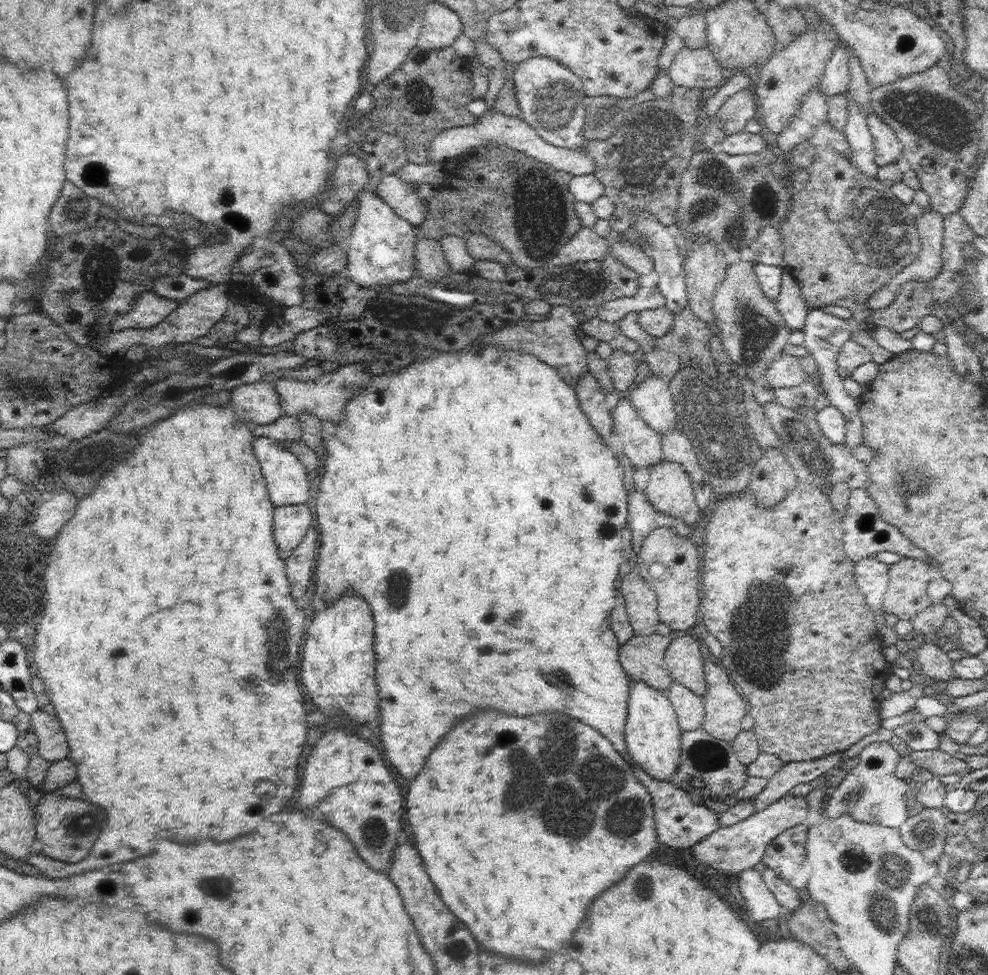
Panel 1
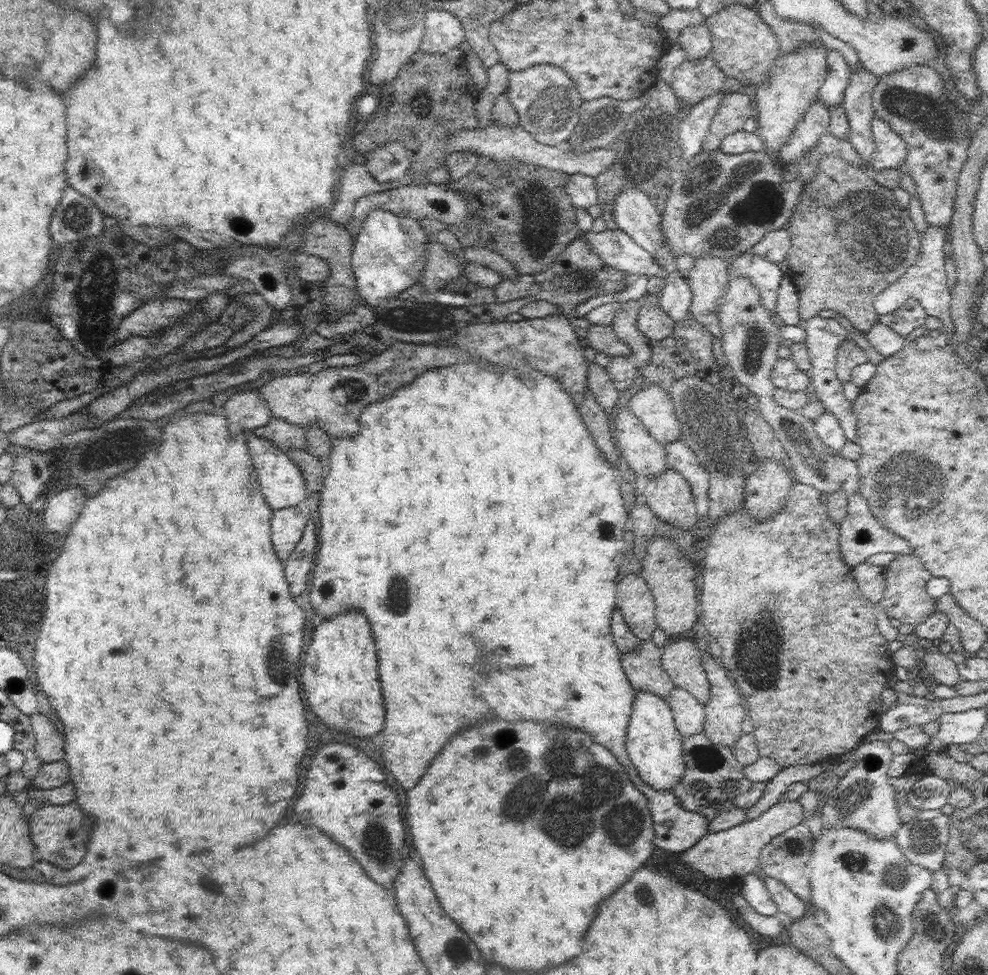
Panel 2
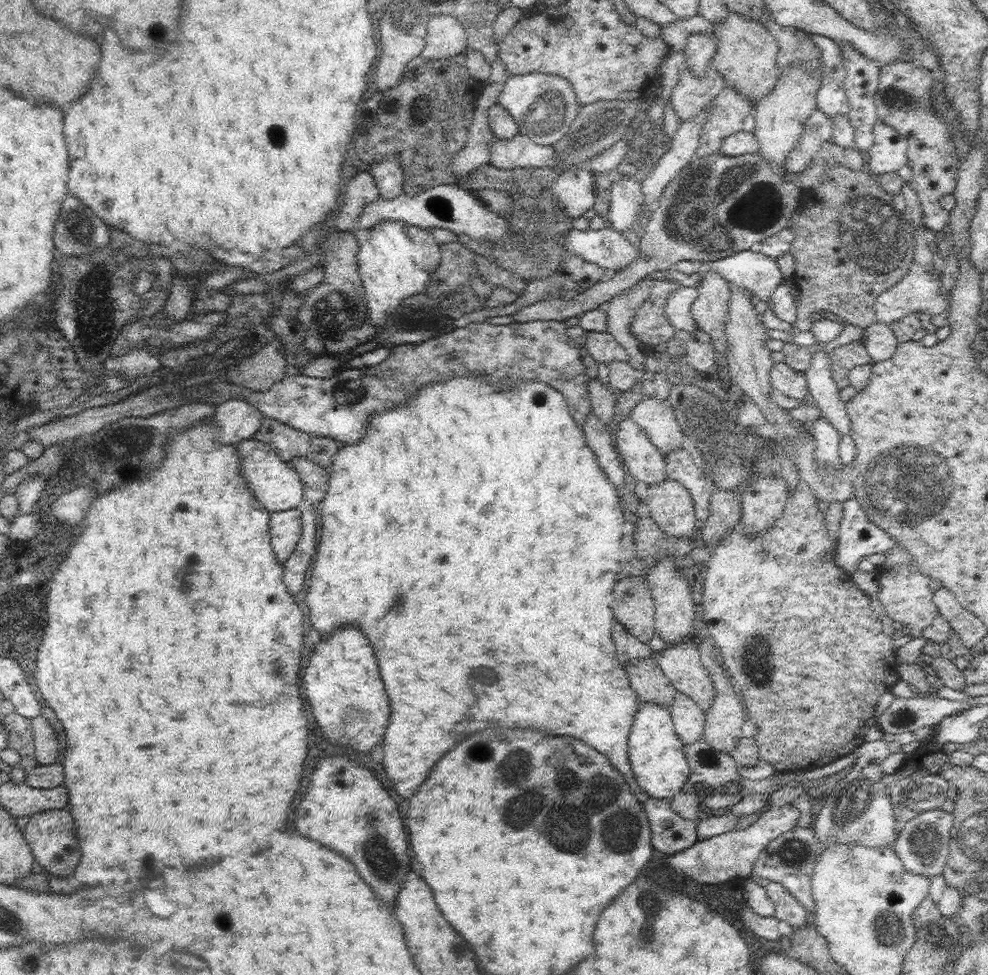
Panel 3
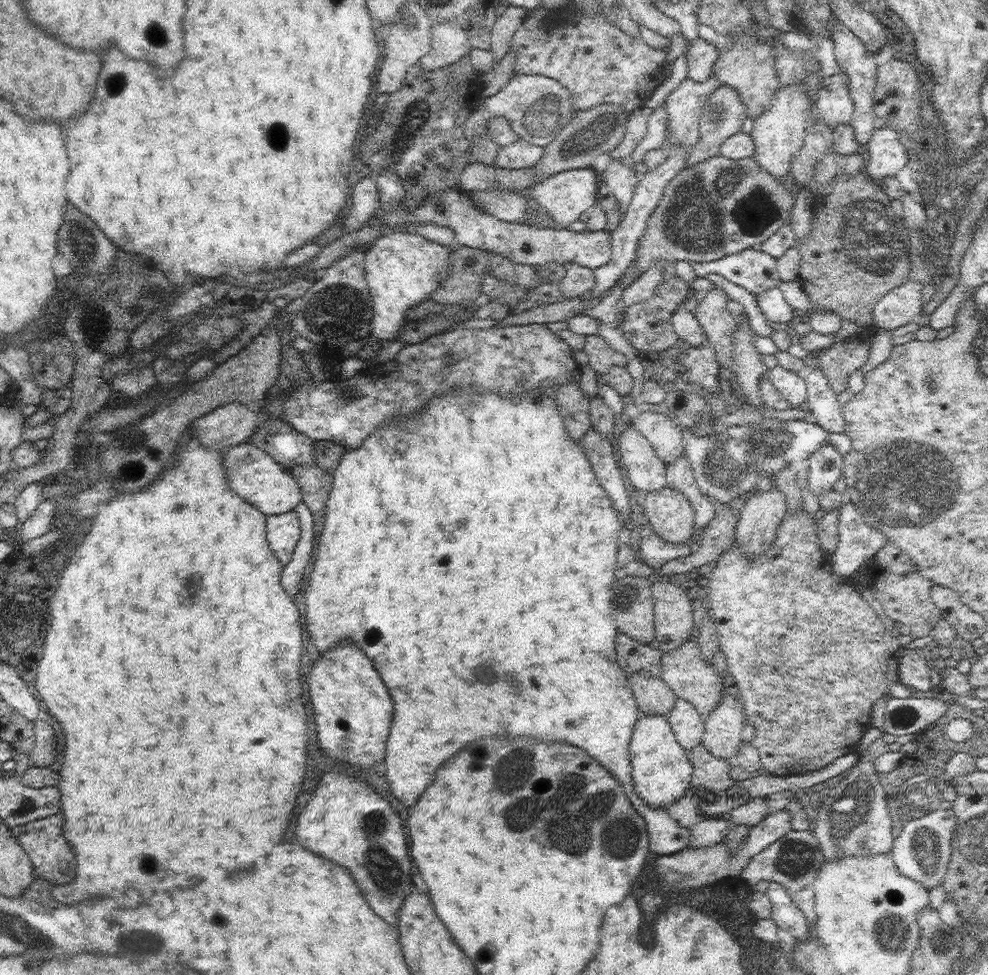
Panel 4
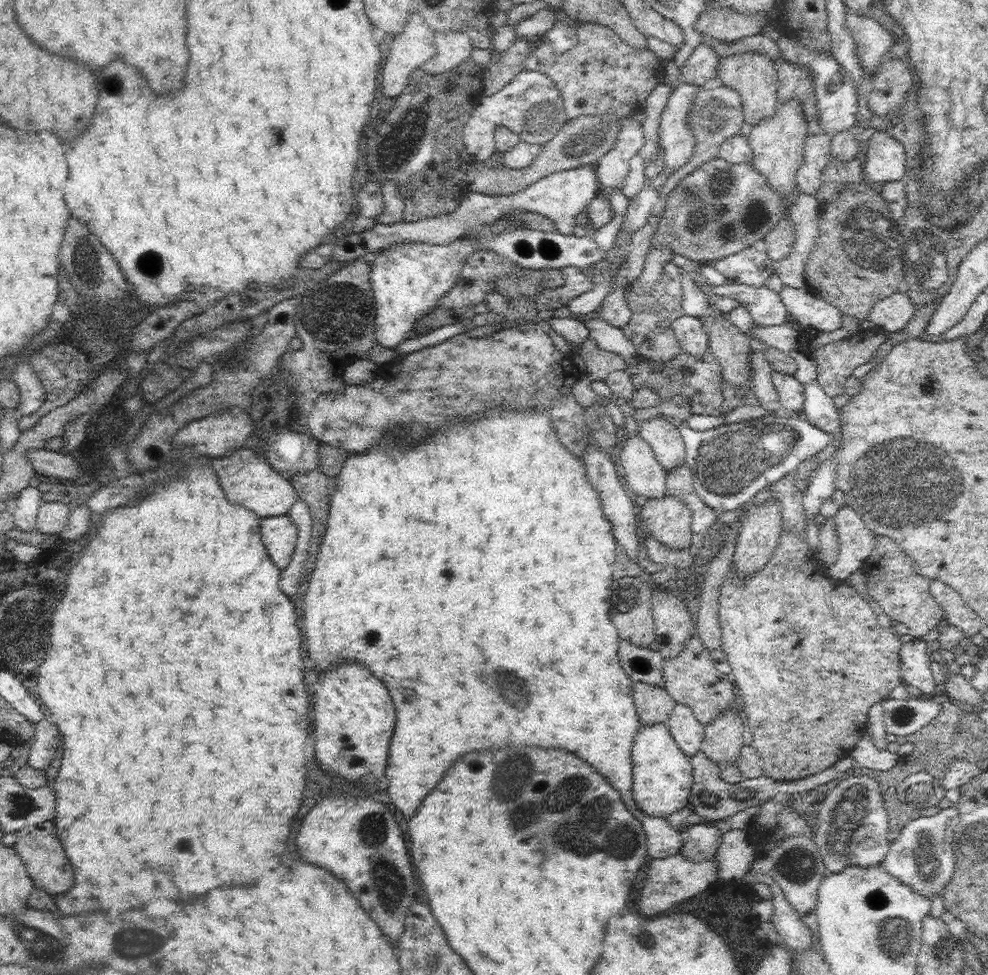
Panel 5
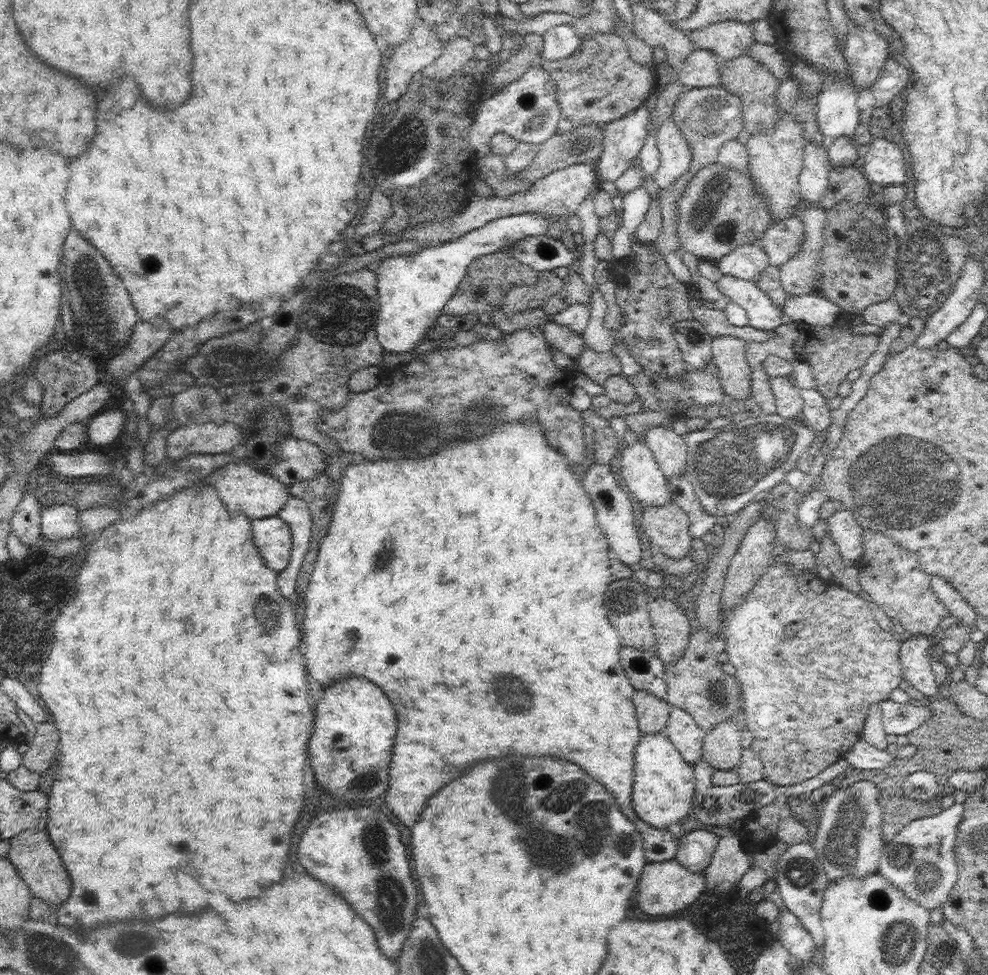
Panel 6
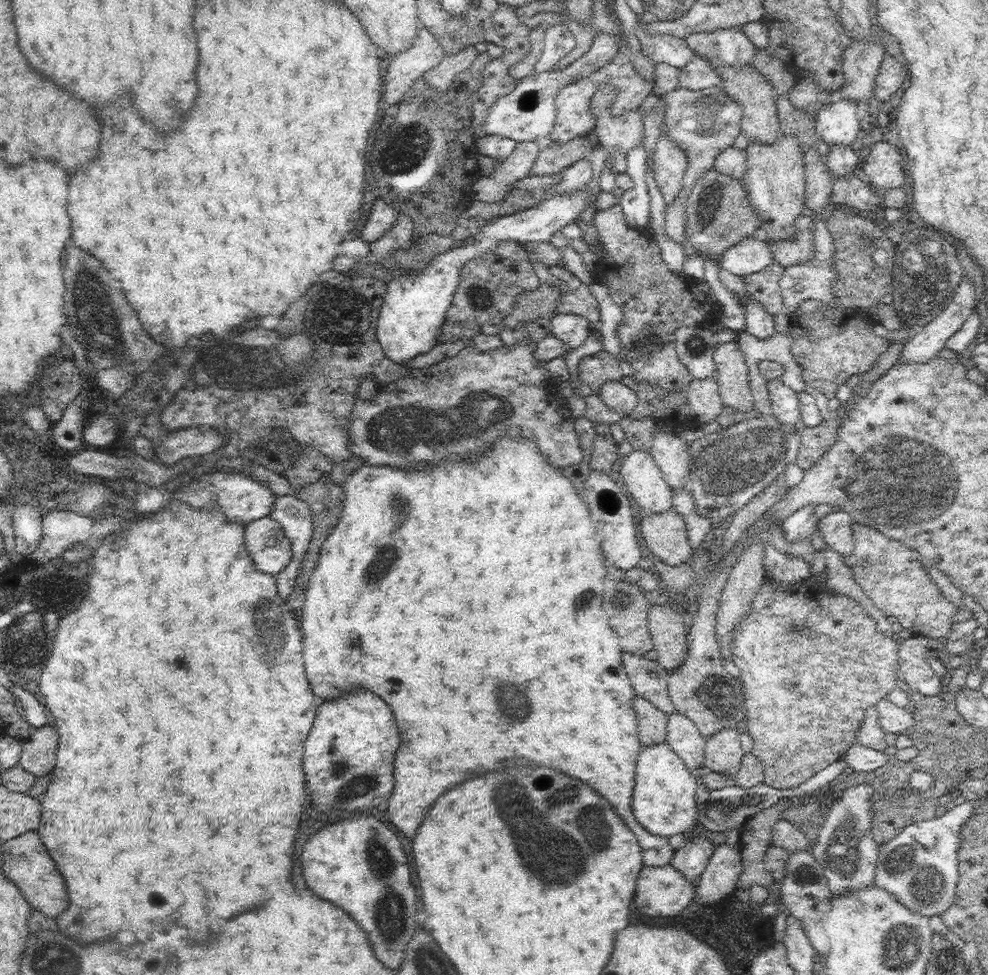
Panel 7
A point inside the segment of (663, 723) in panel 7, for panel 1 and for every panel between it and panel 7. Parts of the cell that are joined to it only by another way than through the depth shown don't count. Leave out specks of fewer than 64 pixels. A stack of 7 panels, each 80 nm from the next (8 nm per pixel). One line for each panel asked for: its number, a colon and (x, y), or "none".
1: (642, 658)
2: (643, 667)
3: (646, 679)
4: (654, 697)
5: (654, 705)
6: (653, 714)

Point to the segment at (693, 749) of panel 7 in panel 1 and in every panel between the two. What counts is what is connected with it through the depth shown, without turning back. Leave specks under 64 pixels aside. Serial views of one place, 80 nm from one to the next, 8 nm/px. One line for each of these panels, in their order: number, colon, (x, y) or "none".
1: (690, 708)
2: (689, 715)
3: (688, 718)
4: (687, 725)
5: (686, 730)
6: (682, 730)

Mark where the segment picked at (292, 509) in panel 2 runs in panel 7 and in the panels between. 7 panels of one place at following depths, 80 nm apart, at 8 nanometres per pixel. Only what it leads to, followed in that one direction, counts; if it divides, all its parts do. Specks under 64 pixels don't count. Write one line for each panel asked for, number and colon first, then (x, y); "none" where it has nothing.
3: (285, 529)
4: (283, 531)
5: (279, 533)
6: (271, 535)
7: (270, 549)

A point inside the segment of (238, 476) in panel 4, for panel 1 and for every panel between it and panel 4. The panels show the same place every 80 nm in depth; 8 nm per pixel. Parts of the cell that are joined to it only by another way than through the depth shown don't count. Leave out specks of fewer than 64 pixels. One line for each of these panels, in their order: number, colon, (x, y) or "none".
1: (286, 478)
2: (280, 479)
3: (274, 482)

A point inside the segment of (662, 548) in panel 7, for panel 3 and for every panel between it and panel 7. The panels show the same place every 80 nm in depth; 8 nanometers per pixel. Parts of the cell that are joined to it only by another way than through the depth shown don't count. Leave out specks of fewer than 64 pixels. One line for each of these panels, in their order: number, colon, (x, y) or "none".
3: (671, 506)
4: (671, 515)
5: (667, 519)
6: (667, 527)

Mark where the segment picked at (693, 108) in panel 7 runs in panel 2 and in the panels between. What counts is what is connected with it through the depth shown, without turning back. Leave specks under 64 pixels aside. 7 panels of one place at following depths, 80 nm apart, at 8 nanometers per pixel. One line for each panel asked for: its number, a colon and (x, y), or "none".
2: (736, 108)
3: (729, 108)
4: (723, 113)
5: (716, 114)
6: (708, 117)

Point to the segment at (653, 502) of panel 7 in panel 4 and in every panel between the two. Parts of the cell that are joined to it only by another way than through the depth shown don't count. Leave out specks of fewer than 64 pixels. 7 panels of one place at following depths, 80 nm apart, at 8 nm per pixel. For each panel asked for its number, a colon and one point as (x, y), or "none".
4: (638, 459)
5: (645, 476)
6: (639, 471)

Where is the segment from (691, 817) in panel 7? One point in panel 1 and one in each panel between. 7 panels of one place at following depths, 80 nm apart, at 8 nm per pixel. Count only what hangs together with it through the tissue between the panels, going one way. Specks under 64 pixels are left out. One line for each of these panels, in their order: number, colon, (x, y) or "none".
1: (652, 733)
2: (655, 747)
3: (657, 756)
4: (661, 769)
5: (662, 774)
6: (664, 783)

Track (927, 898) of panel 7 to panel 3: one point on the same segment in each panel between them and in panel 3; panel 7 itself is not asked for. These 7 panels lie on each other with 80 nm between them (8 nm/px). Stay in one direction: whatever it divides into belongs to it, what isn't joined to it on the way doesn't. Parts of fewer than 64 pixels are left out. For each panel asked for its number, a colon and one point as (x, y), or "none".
3: (924, 846)
4: (922, 852)
5: (922, 856)
6: (920, 861)

